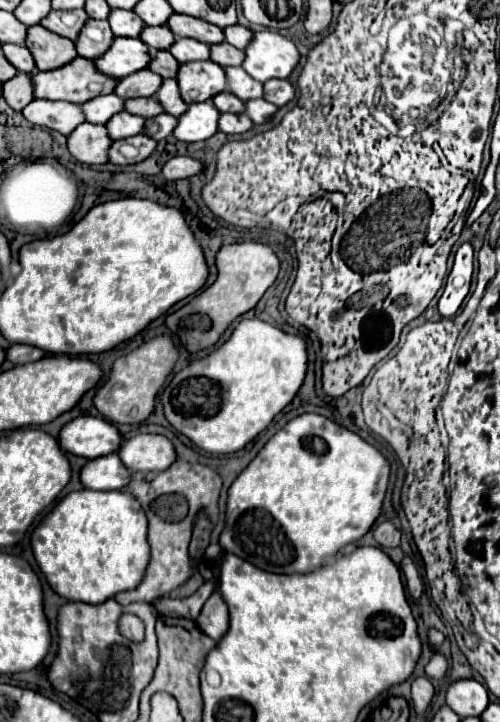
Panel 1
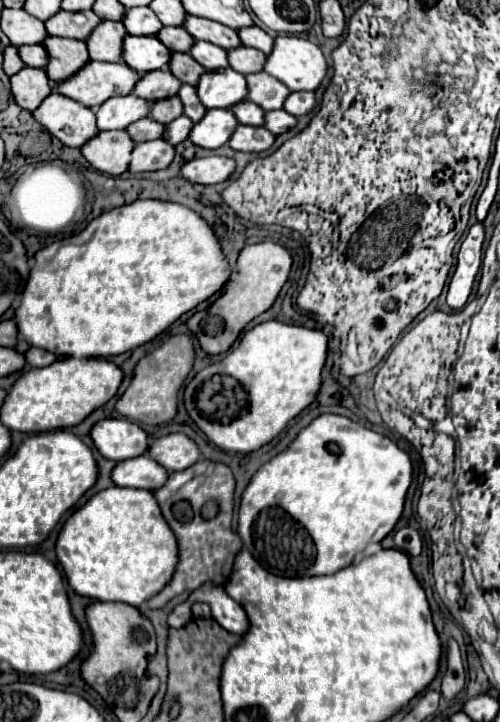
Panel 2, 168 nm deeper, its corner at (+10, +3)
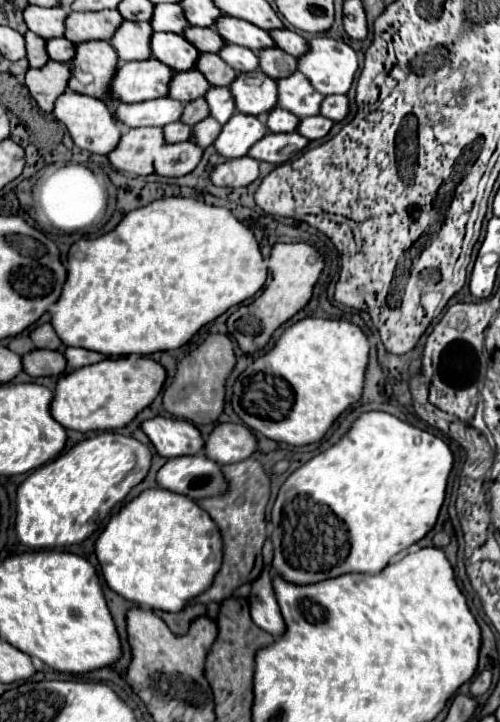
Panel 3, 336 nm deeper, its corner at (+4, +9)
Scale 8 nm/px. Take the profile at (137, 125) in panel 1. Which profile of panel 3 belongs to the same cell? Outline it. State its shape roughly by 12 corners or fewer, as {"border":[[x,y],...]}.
{"border":[[182,122],[164,126],[166,142],[186,142],[192,136],[192,128]]}

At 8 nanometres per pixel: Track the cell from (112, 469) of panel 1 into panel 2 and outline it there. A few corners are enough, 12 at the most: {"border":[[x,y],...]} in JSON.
{"border":[[148,456],[120,460],[116,486],[158,488],[168,472]]}

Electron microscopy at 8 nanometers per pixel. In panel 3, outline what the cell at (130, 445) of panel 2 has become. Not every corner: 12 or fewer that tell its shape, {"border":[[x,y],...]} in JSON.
{"border":[[158,416],[142,430],[166,458],[202,454],[206,436],[188,420]]}

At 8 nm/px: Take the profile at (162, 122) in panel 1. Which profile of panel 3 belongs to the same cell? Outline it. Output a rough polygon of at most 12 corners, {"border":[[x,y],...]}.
{"border":[[214,118],[194,126],[194,142],[208,148],[222,130]]}

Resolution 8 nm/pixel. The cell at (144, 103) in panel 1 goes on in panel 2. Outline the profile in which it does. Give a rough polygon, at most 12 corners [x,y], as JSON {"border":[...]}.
{"border":[[176,96],[150,102],[150,118],[160,124],[182,114]]}

